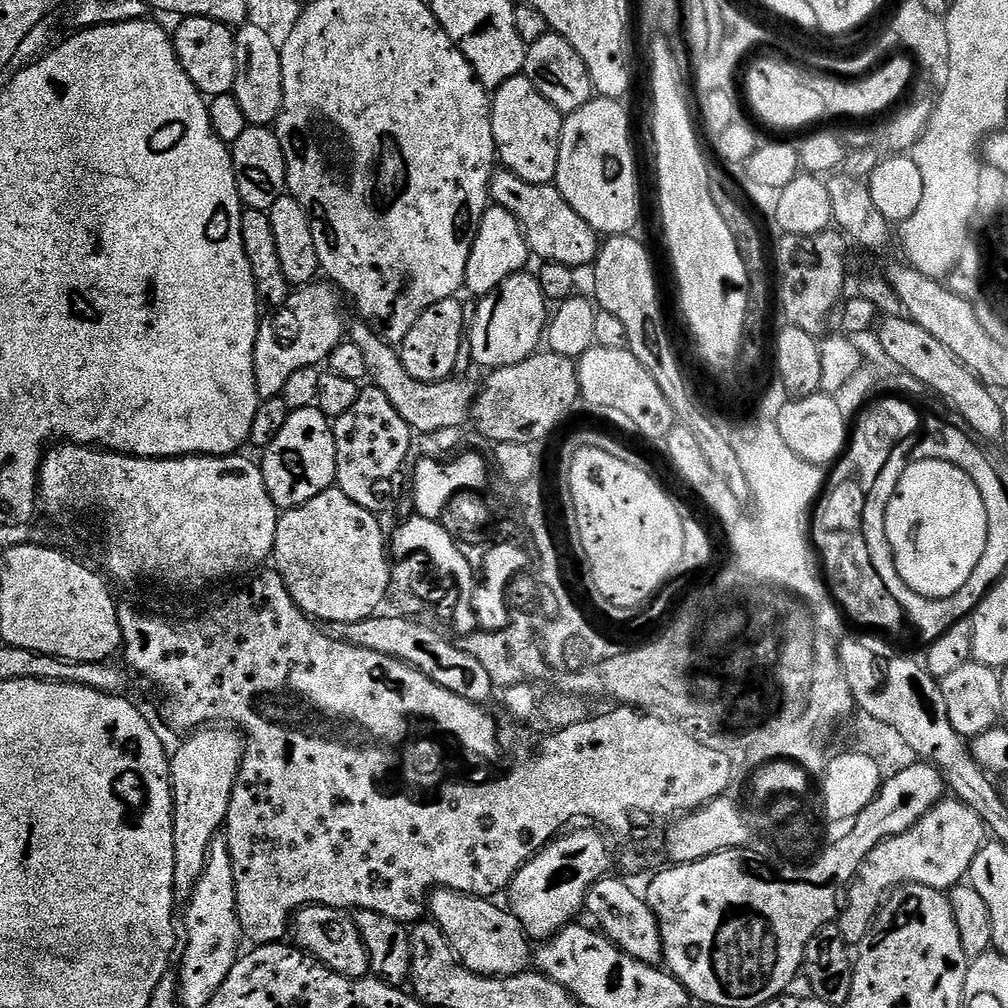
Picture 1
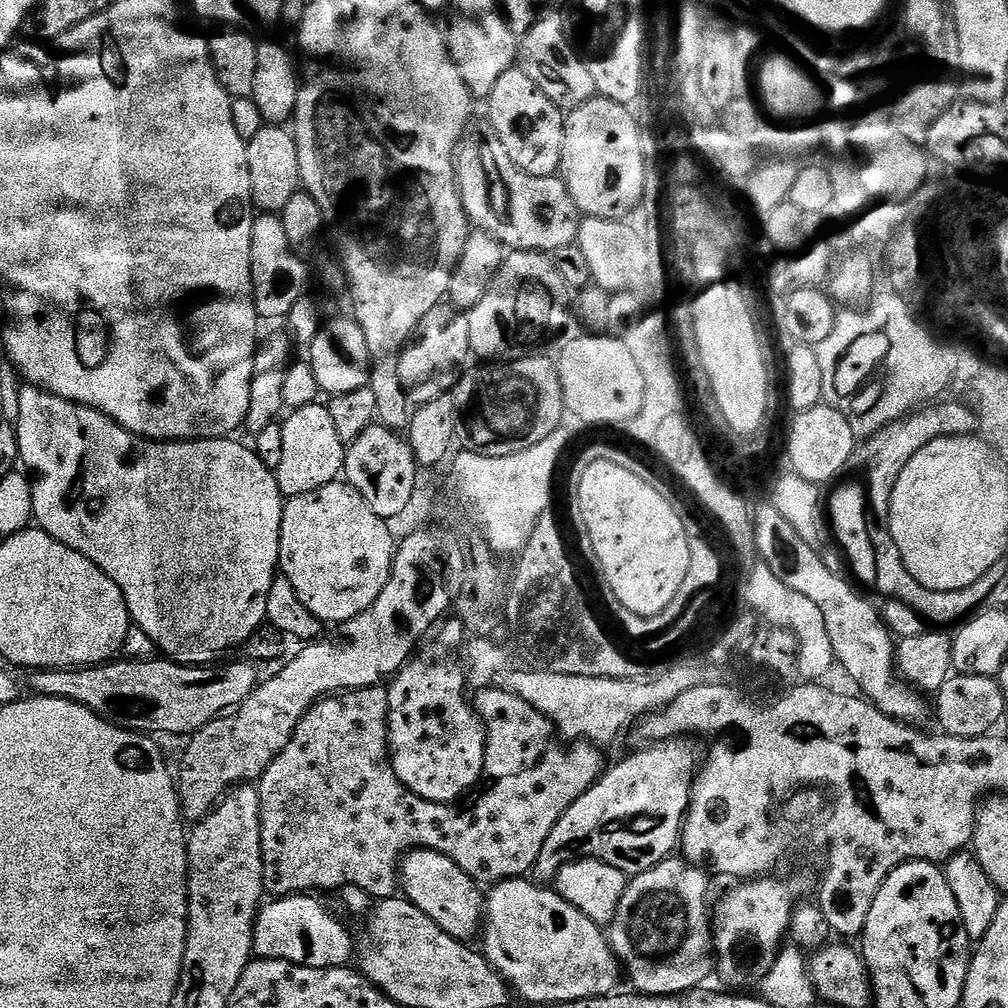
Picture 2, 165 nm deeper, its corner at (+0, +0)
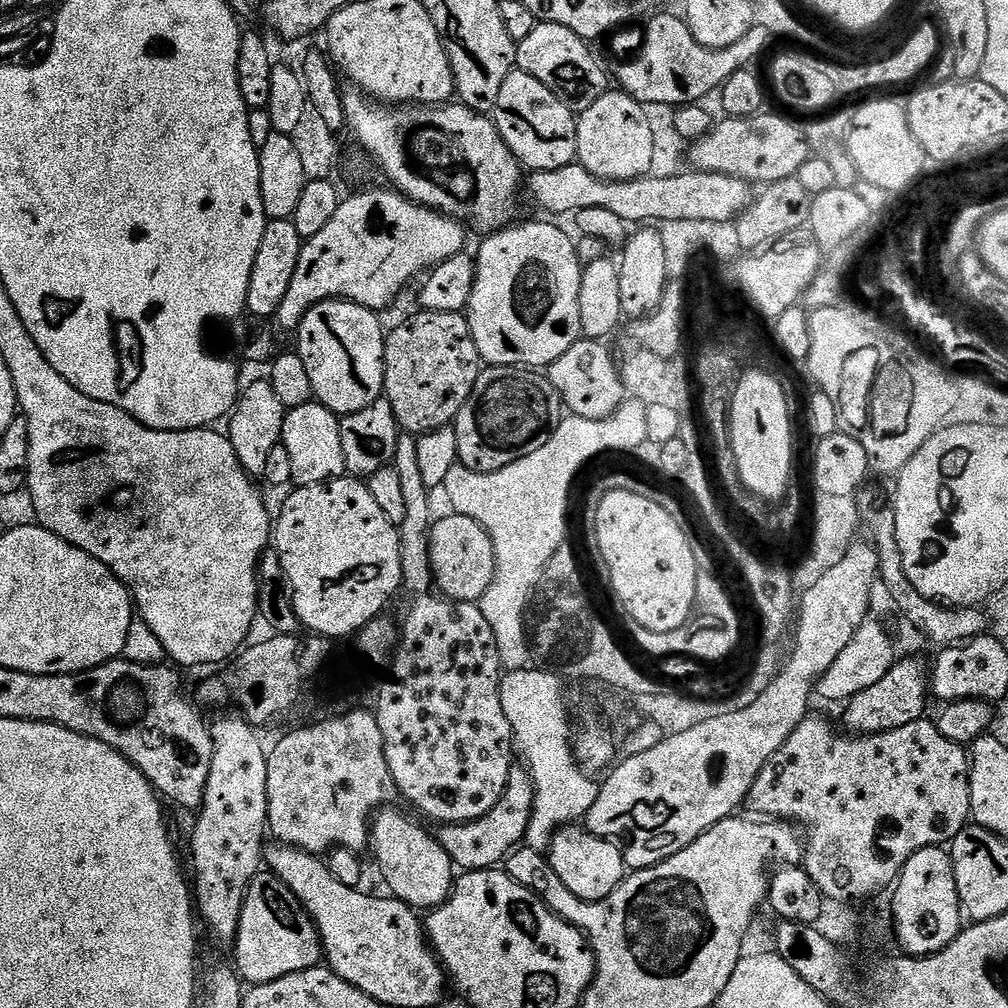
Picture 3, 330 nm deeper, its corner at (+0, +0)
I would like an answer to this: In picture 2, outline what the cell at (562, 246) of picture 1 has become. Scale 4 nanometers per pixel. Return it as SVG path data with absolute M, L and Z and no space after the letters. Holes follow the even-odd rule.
M484 126L477 132L469 131L461 140L456 153L456 185L462 198L462 206L468 212L469 221L479 231L489 232L502 241L505 249L558 254L563 248L577 243L582 213L574 198L570 198L570 190L563 179L526 174L526 170L519 168L514 158L510 158L506 146L502 146L502 138L498 138L491 126Z

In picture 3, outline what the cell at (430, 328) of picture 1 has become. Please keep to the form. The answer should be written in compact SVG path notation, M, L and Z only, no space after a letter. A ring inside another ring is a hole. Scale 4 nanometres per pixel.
M417 311L417 316L404 320L387 333L384 341L384 396L394 410L396 423L405 433L420 437L425 433L449 427L458 410L466 406L466 398L474 390L482 371L480 351L472 337L464 312Z

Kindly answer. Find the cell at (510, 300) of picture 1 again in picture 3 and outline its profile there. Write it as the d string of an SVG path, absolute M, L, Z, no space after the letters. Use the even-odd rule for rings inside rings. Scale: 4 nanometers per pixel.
M513 223L511 226L501 228L498 232L485 235L483 237L484 245L480 248L480 253L475 253L476 261L476 282L472 297L466 309L468 325L472 331L474 342L480 351L481 361L487 362L492 366L523 366L533 370L544 370L552 365L555 360L561 358L570 346L574 346L576 341L582 336L582 310L578 306L580 297L580 287L582 286L582 263L579 260L579 254L576 253L575 239L571 239L560 228L555 228L552 224L520 224Z

